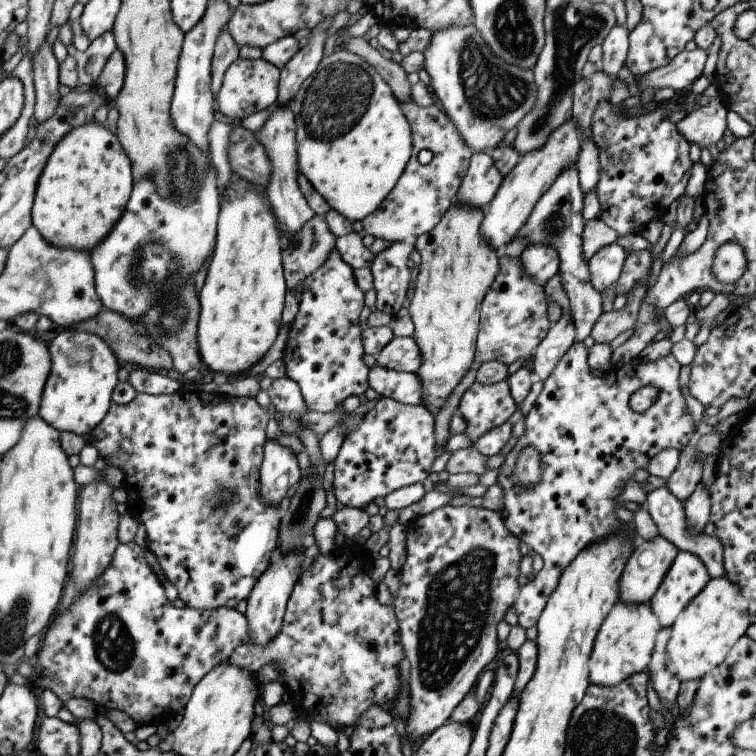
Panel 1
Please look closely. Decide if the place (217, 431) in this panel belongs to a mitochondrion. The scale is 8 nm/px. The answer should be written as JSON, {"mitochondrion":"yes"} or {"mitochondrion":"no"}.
{"mitochondrion":"no"}

